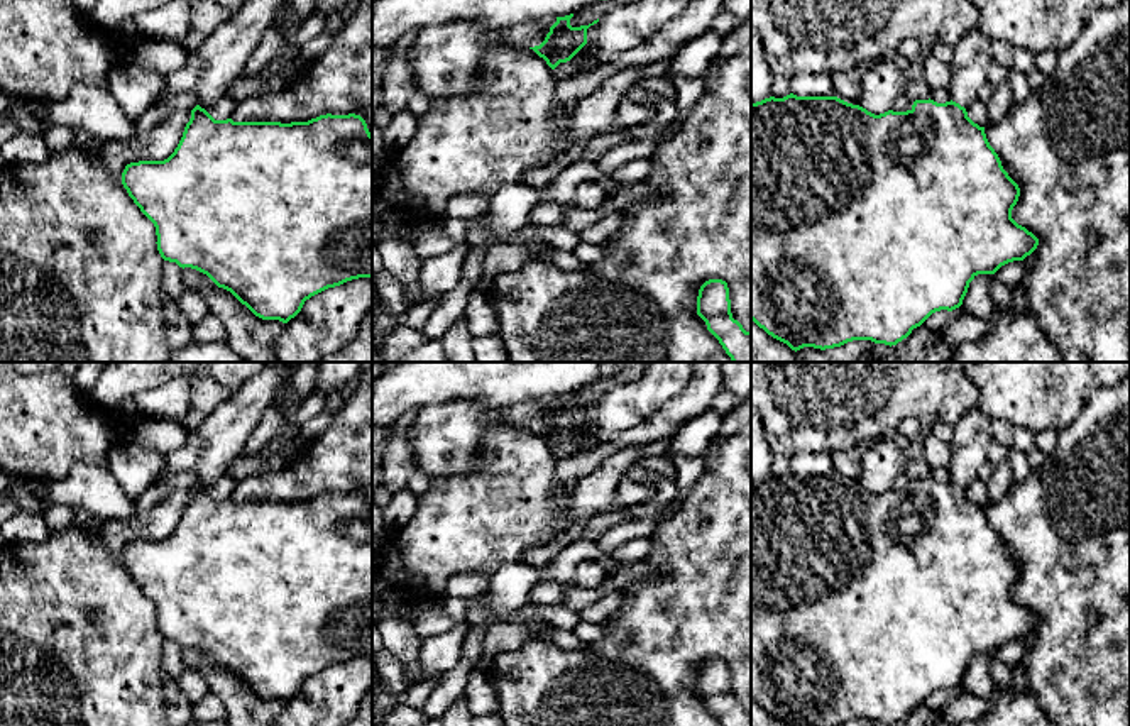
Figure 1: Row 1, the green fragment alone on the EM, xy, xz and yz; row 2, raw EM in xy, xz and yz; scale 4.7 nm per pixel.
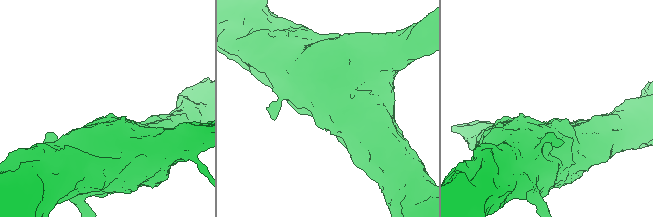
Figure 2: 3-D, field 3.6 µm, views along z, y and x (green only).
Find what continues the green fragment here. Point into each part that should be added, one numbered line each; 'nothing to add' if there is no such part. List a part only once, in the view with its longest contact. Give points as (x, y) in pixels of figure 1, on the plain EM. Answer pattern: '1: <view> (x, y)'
1: yz (971, 439)

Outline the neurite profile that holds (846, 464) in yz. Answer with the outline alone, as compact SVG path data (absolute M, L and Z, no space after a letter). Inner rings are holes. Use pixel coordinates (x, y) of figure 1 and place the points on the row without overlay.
M858 443L846 450L831 454L831 462L837 477L856 484L861 472L861 459L866 452L866 443Z

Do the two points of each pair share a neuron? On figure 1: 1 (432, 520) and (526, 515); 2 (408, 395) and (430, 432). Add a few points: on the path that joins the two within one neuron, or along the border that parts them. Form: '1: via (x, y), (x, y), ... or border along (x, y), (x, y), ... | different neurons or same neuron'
1: via (455, 520), (482, 520), (503, 515) | same neuron
2: border along (460, 400), (425, 405), (422, 408) | different neurons

